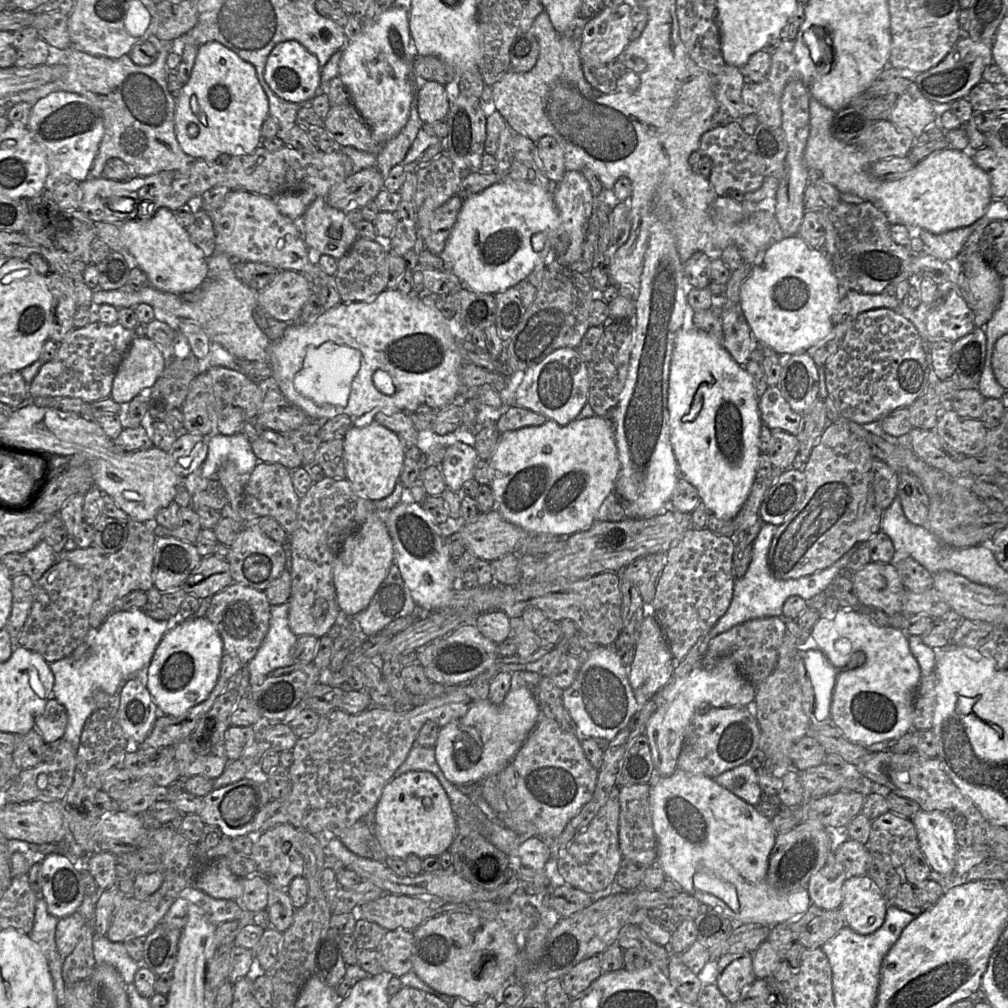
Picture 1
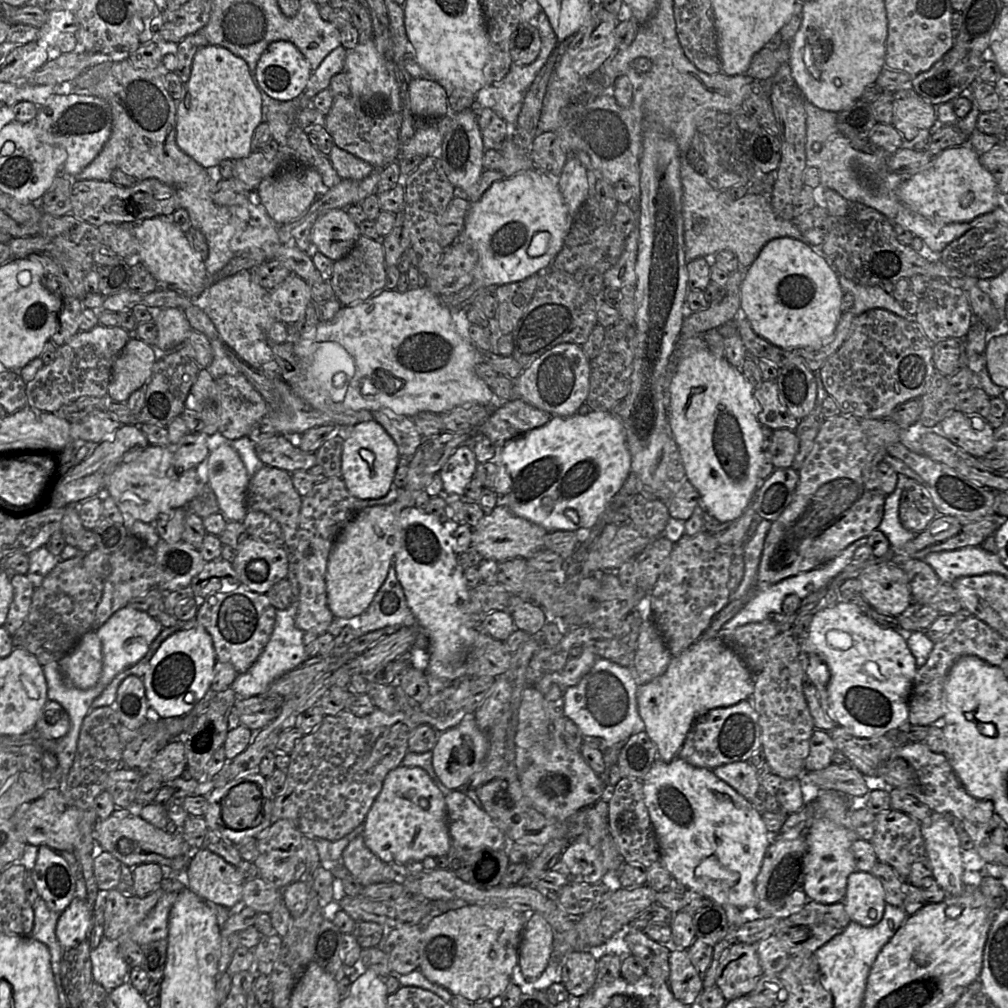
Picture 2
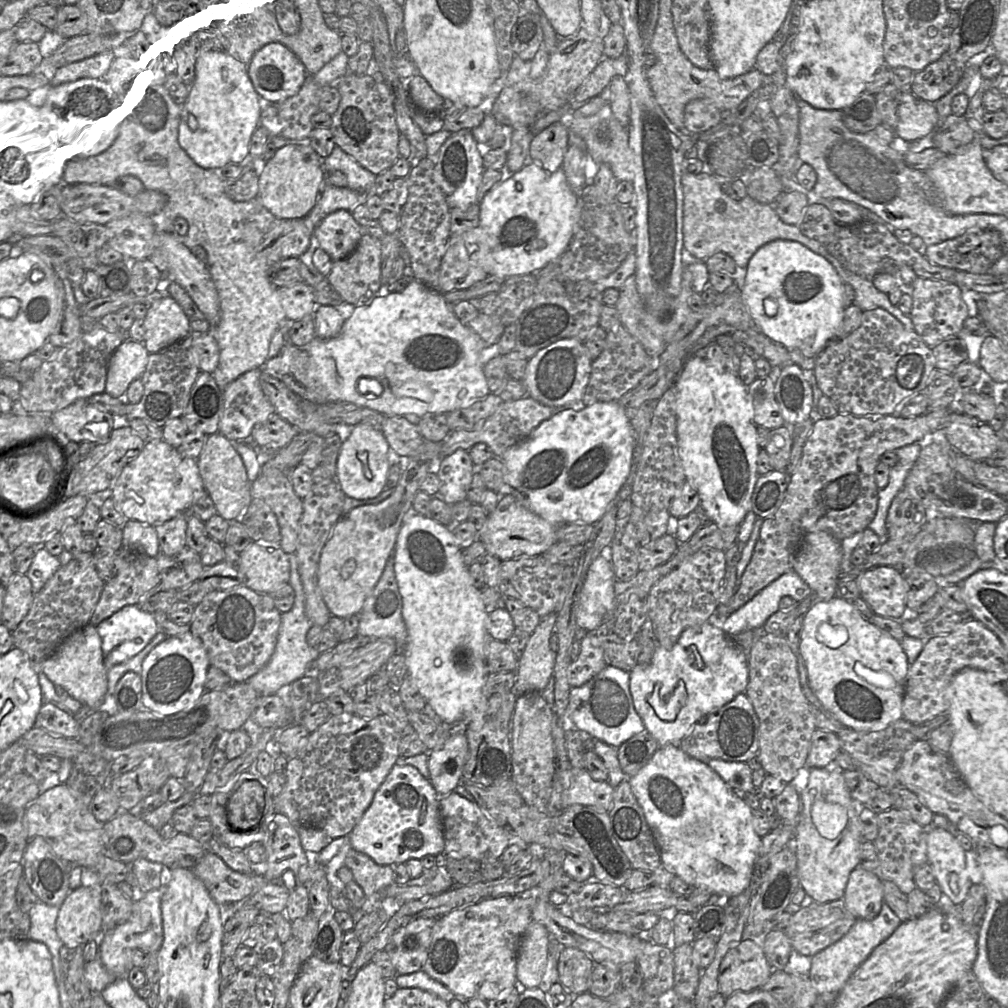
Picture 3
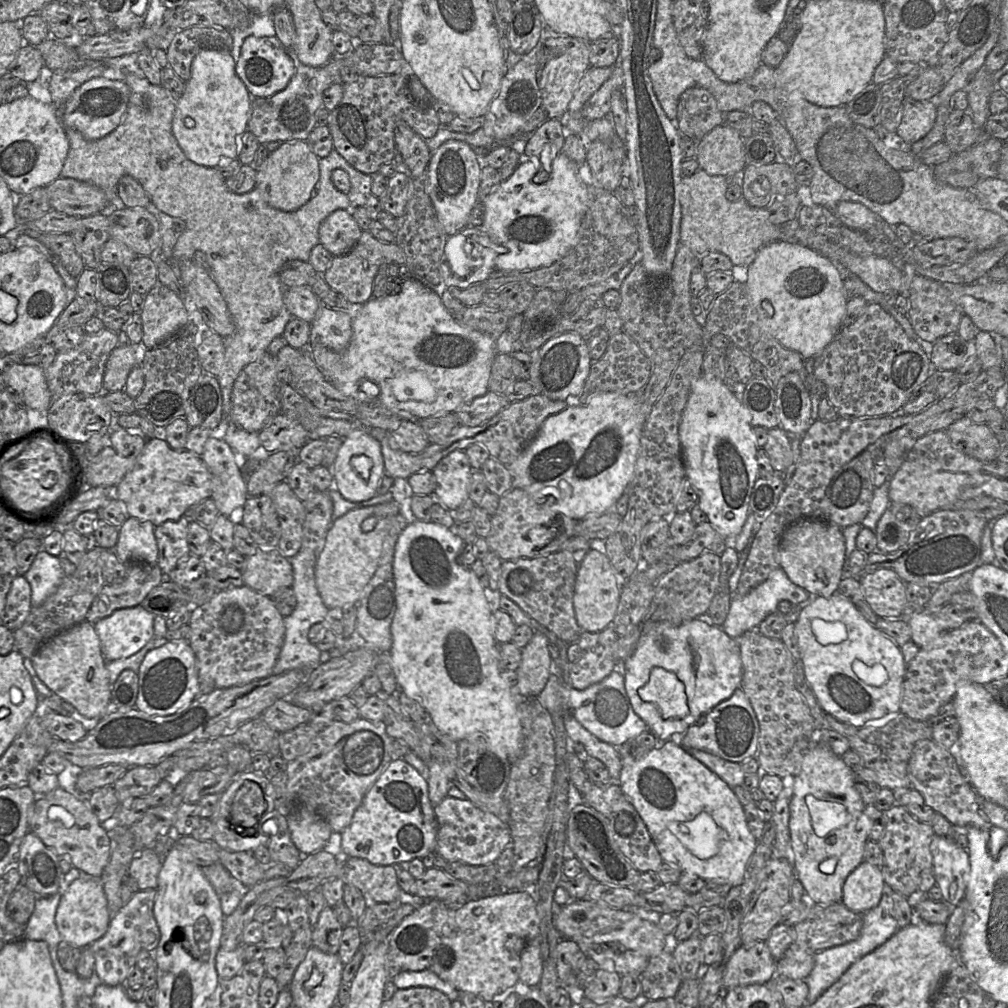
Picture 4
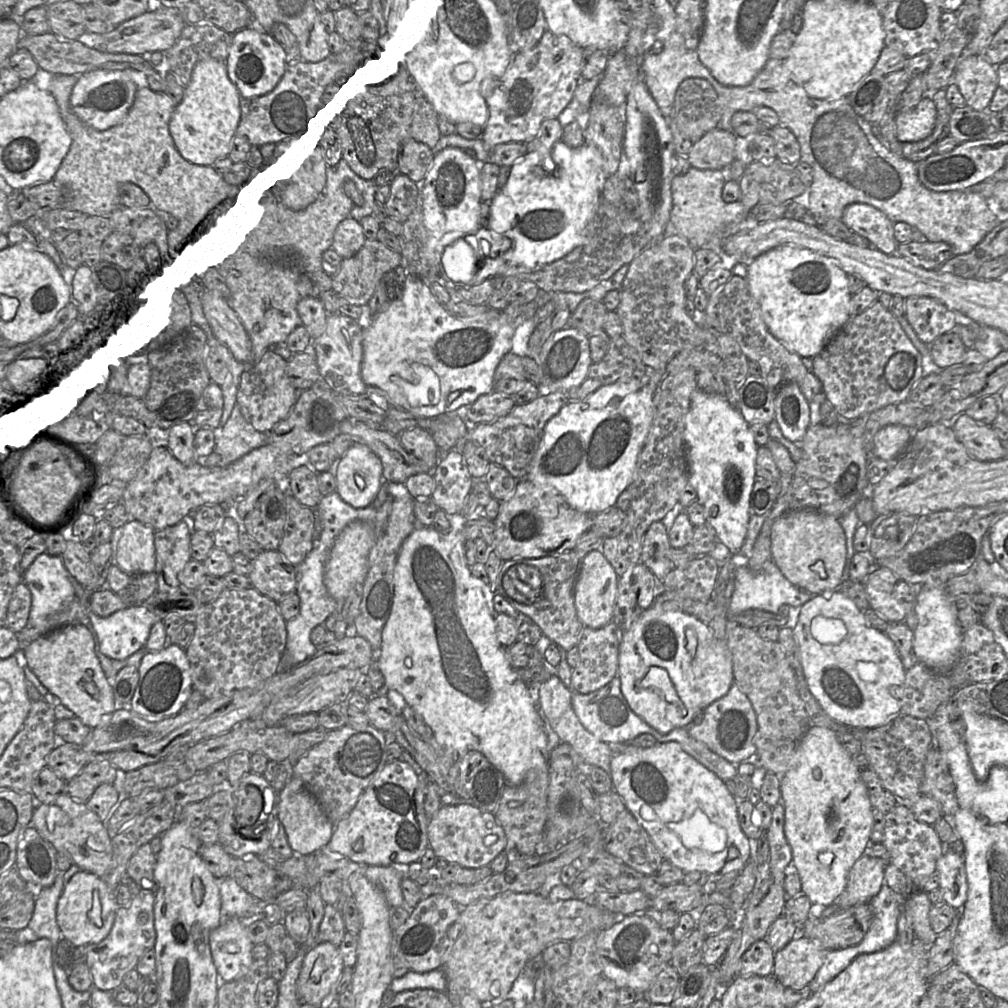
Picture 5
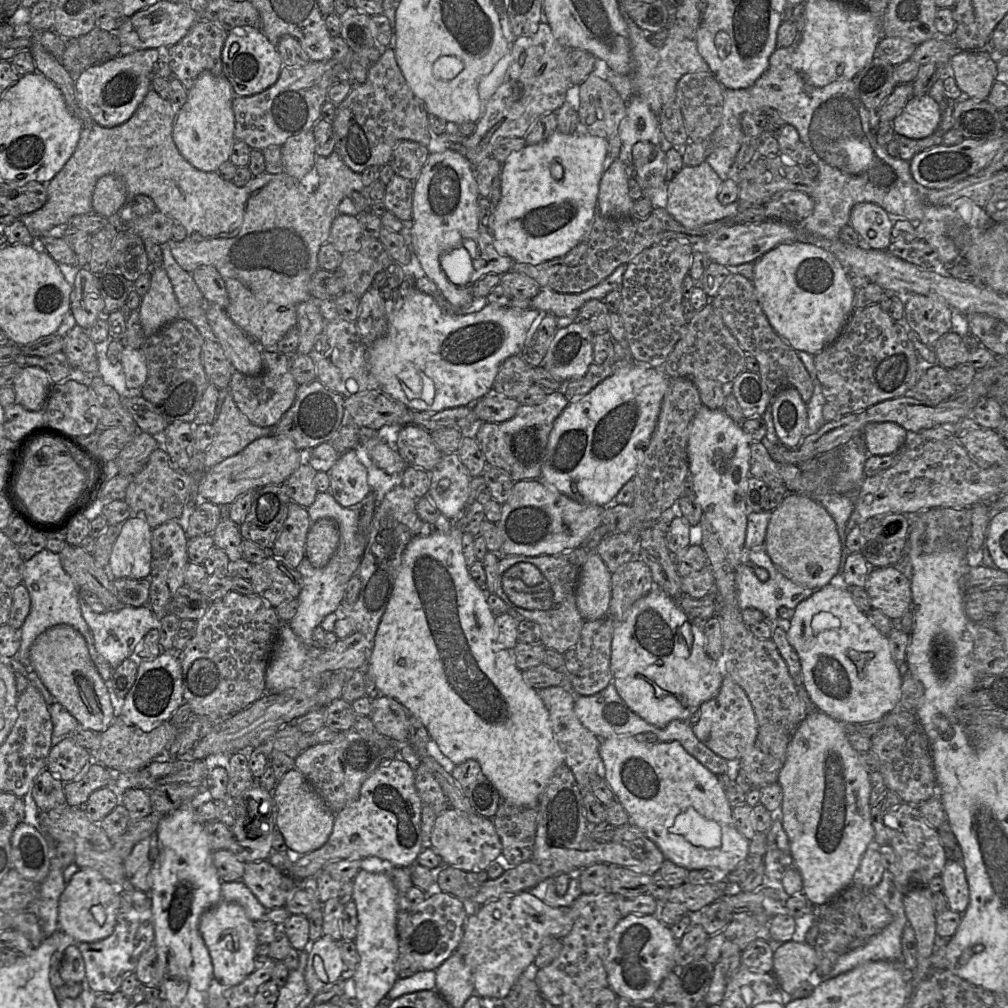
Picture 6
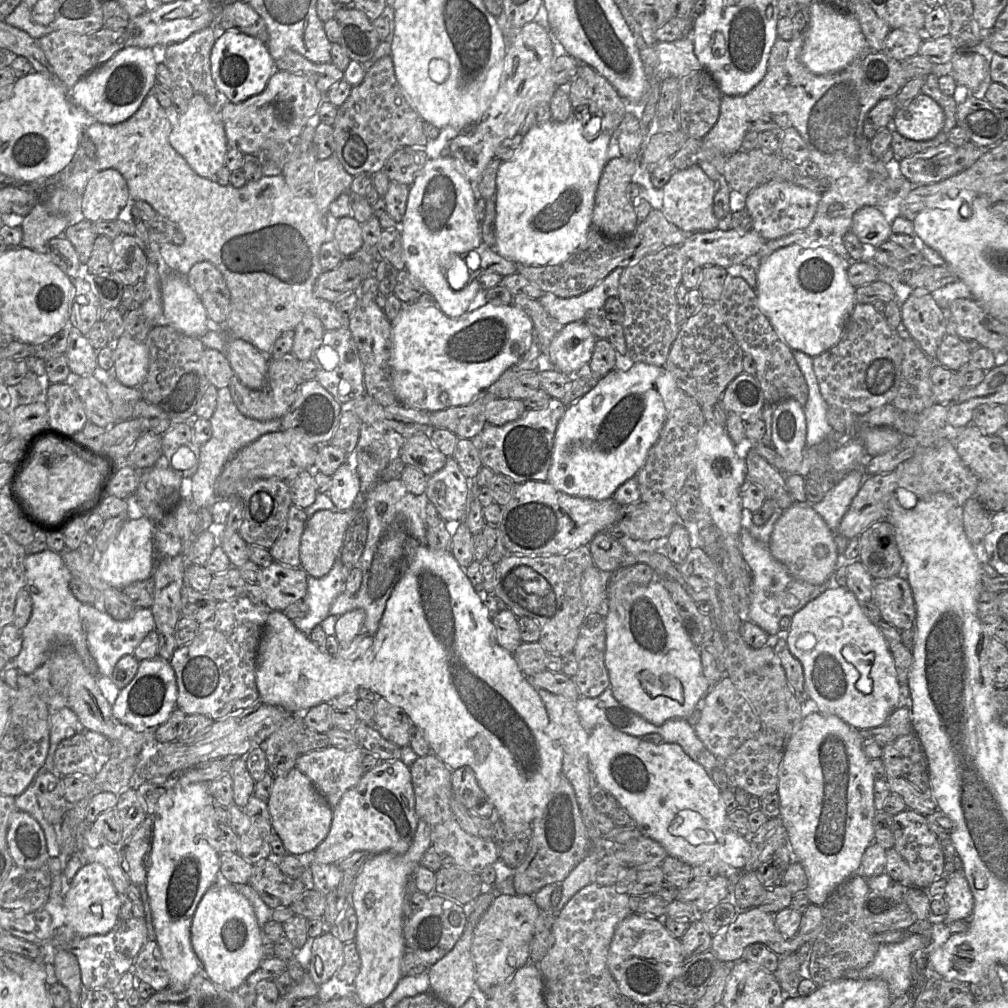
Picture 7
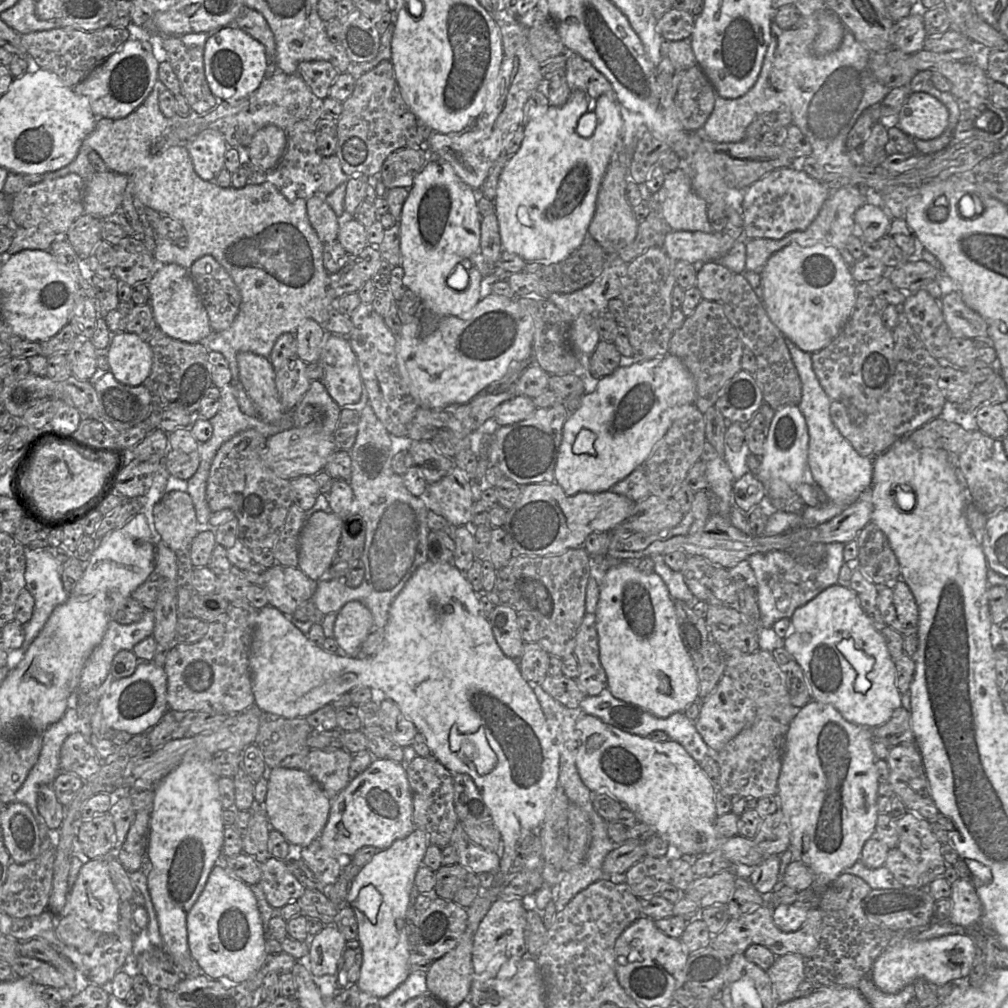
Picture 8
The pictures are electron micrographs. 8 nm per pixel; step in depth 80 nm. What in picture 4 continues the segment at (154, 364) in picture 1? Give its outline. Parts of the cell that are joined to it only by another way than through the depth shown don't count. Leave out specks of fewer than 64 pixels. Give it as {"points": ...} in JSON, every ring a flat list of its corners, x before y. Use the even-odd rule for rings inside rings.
{"points":[[132,344,117,346,106,363,103,389,104,392,123,391,130,371,139,364]]}

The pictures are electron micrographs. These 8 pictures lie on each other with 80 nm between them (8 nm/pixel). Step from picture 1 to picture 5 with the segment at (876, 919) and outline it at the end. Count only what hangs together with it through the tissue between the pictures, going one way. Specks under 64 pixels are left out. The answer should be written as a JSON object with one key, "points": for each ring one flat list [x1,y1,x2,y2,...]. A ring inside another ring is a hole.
{"points":[[863,854,853,865,847,885,836,905,839,908,849,908,858,904,870,902,885,883,885,866,876,857]]}

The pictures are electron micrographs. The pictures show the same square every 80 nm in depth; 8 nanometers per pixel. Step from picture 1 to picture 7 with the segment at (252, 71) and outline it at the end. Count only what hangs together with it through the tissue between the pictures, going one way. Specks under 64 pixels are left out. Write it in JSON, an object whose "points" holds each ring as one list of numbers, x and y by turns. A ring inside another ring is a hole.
{"points":[[200,94,188,102,188,109,179,116,170,133,171,145,180,153,200,176,216,181,215,174,226,163,229,145,220,113,220,105,211,105]]}

